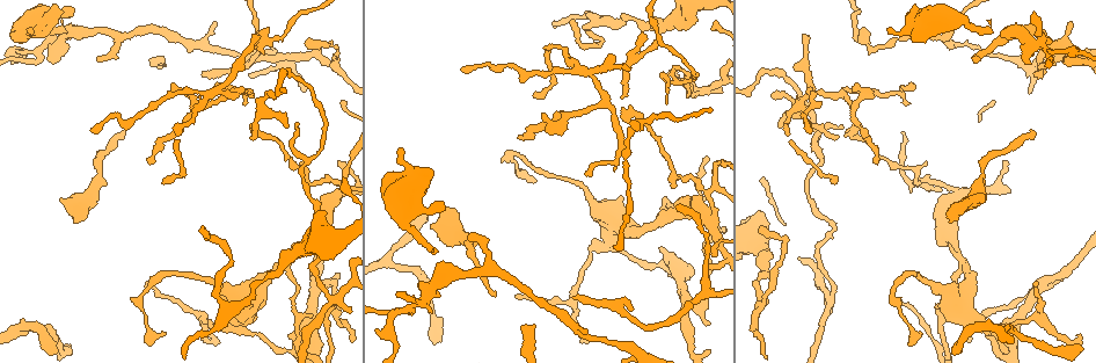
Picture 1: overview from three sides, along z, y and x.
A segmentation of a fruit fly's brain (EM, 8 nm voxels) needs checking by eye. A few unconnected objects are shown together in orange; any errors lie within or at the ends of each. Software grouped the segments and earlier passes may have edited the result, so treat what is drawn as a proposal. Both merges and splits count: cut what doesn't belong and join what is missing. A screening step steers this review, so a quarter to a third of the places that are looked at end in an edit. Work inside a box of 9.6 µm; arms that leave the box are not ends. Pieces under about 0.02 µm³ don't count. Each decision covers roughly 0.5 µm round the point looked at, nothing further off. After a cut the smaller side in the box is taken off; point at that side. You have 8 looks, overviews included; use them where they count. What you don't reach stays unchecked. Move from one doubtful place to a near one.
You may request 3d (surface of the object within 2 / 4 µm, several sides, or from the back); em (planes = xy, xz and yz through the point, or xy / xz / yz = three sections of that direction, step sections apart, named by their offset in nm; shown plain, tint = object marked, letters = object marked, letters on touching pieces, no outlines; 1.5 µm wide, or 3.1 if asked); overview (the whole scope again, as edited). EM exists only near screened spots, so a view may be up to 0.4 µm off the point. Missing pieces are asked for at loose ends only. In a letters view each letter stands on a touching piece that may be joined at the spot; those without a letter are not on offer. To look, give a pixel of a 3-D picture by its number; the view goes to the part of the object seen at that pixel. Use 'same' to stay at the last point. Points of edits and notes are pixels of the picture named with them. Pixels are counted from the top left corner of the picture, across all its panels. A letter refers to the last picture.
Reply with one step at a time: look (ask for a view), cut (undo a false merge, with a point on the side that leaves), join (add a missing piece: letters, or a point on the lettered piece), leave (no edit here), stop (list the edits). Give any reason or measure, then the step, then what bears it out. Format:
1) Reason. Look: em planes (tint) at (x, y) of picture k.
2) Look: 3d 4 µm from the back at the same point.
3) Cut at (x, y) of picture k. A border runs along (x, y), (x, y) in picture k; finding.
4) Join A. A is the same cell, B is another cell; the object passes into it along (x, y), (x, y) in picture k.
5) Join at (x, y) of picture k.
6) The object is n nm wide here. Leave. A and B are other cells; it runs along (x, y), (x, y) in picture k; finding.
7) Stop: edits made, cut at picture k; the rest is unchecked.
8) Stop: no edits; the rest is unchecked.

An open end. Look: em yz step 8 (tint) at (215, 24) of picture 1.

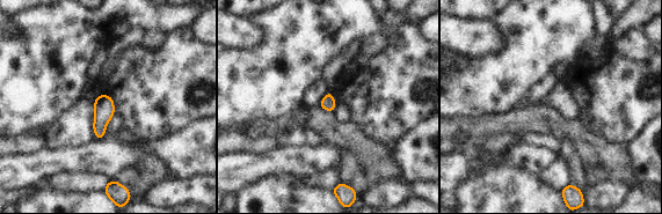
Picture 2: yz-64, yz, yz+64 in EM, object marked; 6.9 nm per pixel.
What lies round it. Look: em yz step 8 (letters) at the same point.

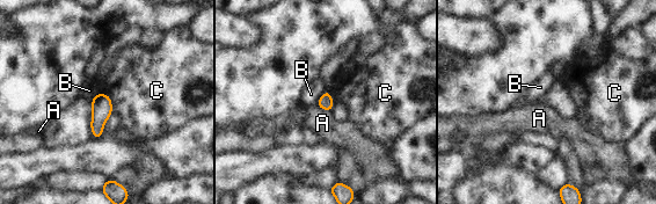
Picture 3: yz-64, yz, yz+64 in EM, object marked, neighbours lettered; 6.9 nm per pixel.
Leave. A, B and C are other cells; a border runs along (315, 103), (328, 111) in picture 3; no lettered piece goes on from it.

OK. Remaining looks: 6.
Calibre changes. Look: em xy step 4 (letters) at (935, 185) of picture 1.

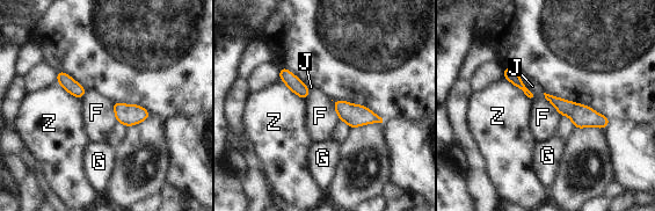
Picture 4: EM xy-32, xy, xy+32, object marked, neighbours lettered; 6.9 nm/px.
Leave. F, G, J and Z are other cells; all the same cell.

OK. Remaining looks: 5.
Thin end. Look: 3d 4 µm from the back at (310, 317) of picture 1.

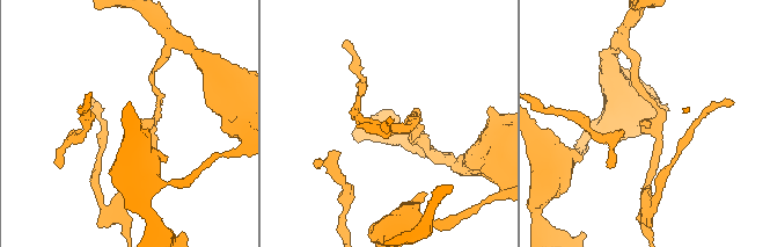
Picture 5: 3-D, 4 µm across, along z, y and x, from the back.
Look: em planes (tint) at (649, 127) of picture 5.

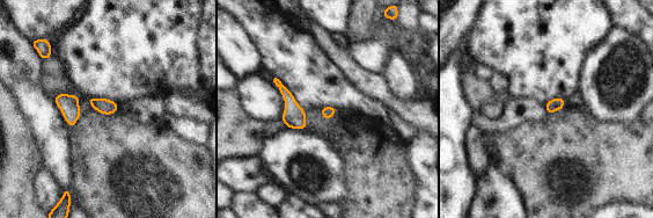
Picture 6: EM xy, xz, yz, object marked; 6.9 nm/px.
What lies round it. Look: em planes (letters) at the same point.

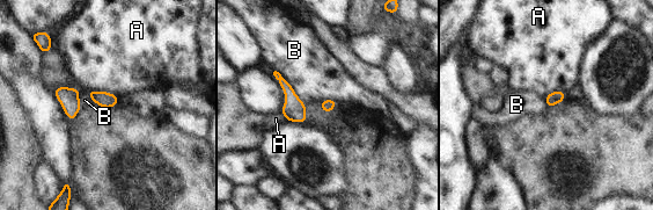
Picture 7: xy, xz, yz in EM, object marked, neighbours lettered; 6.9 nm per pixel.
The longest contact is with B, 320 nm. Leave. A and B are other cells; a border runs along (274, 70), (306, 103) in picture 7; none of them fits.

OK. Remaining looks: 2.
Calibre changes. Look: 3d 2 µm at (594, 248) of picture 1.

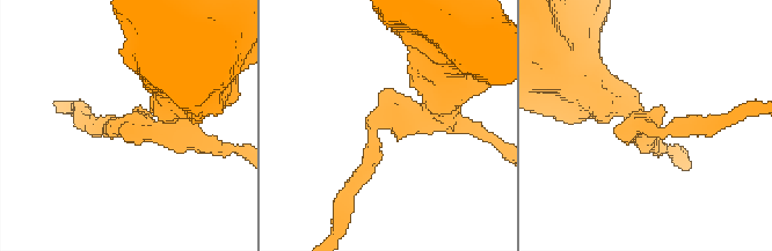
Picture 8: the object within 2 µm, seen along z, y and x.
Shape alone is not enough. Look: em xy step 8 (letters) at (122, 125) of picture 8.

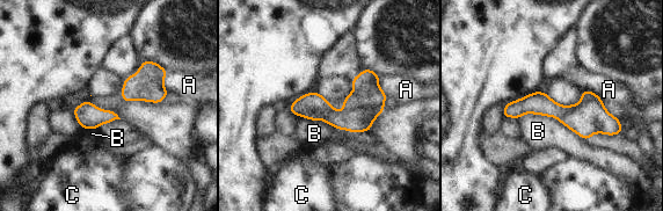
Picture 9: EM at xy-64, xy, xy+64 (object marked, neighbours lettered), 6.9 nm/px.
The longest contact is with B, 480 nm. Cut at (545, 106) of picture 9. A, B and C are other cells; a second cell is stuck on.

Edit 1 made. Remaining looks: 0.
Stop: edits made, cut at picture 9; the rest is unchecked.

